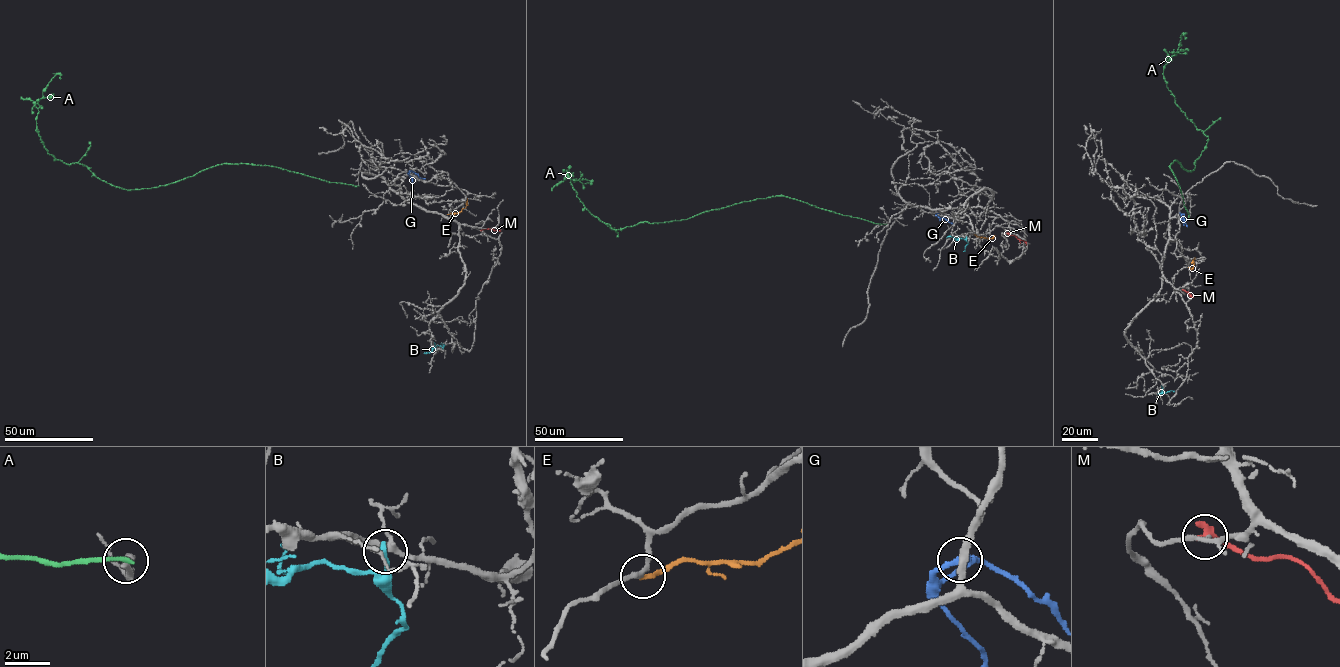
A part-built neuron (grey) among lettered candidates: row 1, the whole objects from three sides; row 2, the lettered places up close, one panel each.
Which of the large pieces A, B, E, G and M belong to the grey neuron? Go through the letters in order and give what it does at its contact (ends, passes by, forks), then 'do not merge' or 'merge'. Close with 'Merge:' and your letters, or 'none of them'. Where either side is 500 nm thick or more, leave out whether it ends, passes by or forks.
A: it ends | do not merge
B: it ends | do not merge
E: it ends | do not merge
G: it ends | do not merge
M: it ends | do not merge
Merge: none of them

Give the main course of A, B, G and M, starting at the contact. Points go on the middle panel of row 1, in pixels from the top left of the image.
A: (885, 224), (776, 196), (685, 219), (613, 229), (584, 206), (567, 170), (565, 177), (590, 181), (584, 183)
B: (966, 237), (946, 237)
G: (938, 213), (940, 218), (953, 223)
M: (1007, 234), (1023, 240), (1026, 245)

